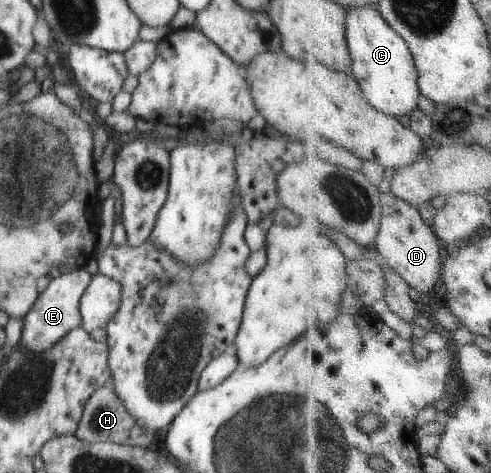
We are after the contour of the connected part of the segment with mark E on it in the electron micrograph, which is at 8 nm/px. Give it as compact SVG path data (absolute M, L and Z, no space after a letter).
M85 267L67 270L64 274L52 279L23 318L24 325L18 344L28 353L45 353L71 330L80 327L80 299L91 280L92 276Z

